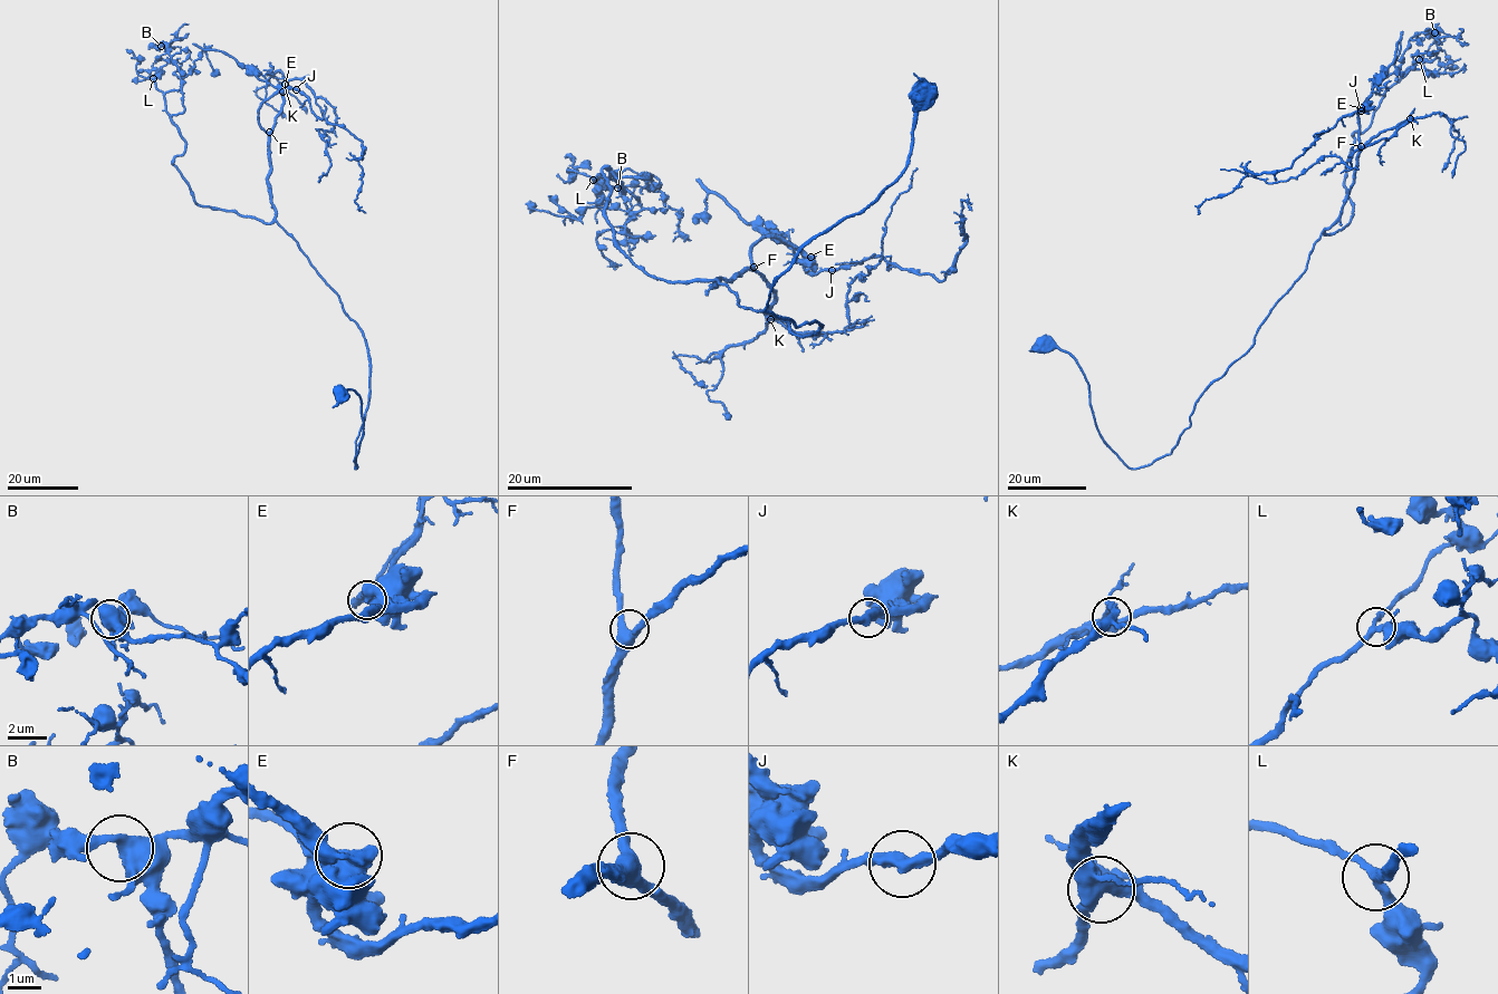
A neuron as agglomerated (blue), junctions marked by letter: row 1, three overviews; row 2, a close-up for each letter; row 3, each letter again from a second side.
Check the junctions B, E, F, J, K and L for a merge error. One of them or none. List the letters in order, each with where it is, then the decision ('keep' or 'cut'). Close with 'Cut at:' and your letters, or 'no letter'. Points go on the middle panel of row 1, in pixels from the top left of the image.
B: place (617, 187); keep
E: place (810, 257); cut
F: place (754, 267); keep
J: place (832, 270); keep
K: place (770, 319); keep
L: place (593, 180); keep
Cut at: E

